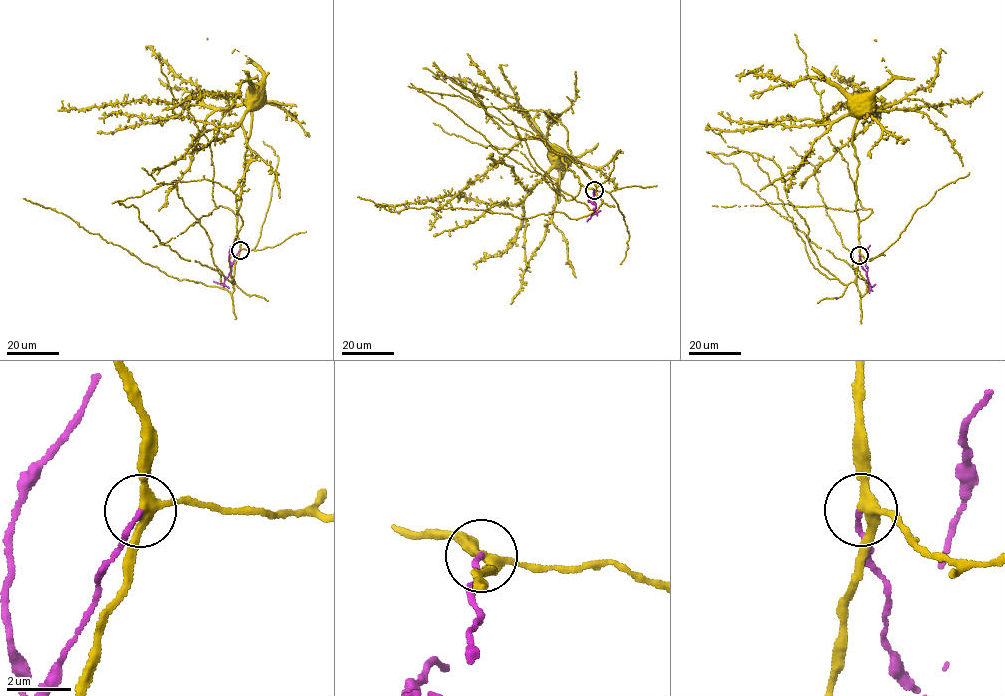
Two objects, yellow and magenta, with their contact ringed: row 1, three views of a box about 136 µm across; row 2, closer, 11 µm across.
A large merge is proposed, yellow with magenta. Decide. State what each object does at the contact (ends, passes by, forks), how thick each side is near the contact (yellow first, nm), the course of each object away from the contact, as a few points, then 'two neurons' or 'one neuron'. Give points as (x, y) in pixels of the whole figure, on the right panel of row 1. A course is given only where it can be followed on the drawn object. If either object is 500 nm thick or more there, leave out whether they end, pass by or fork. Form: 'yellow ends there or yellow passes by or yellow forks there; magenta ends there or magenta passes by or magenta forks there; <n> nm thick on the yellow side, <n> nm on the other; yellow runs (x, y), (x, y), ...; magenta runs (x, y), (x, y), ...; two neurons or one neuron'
yellow forks there; magenta ends there; 280 nm thick on the yellow side, 150 nm on the other; yellow runs (859, 254), (859, 217), (855, 206), (859, 160), (852, 141), (860, 105); magenta runs (859, 254), (862, 267), (867, 272), (866, 257), (870, 245); two neurons

